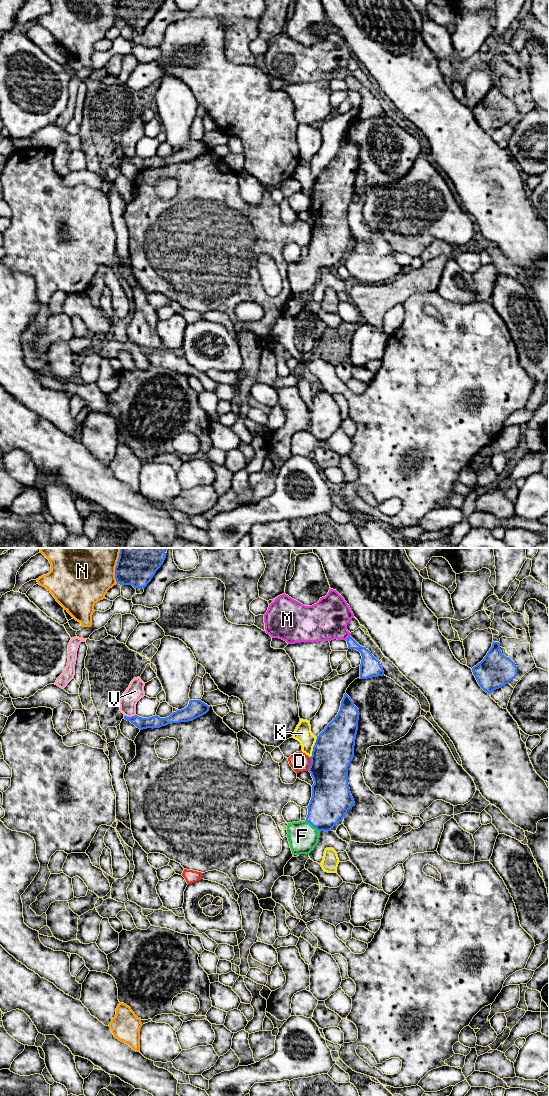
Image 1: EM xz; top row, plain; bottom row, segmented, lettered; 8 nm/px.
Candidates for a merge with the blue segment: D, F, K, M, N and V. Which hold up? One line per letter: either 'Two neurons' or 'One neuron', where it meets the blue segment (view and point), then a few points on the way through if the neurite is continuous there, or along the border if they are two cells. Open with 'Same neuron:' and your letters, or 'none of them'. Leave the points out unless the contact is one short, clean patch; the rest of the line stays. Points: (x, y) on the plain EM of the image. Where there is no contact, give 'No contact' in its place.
Same neuron: F
D: Two neurons. Touches blue at xz (310, 204)
F: One neuron. Touches blue at xz (313, 266). Path across: xz (330, 241), (313, 266), (302, 276)
K: Two neurons. Touches blue at xz (313, 187)
M: Two neurons. Touches blue at xz (347, 78). Boundary: xz (349, 75), (346, 80)
N: Two neurons. Touches blue at xz (115, 12)
V: Two neurons. Touches blue at xz (129, 157). Boundary: xz (135, 154), (124, 156)

